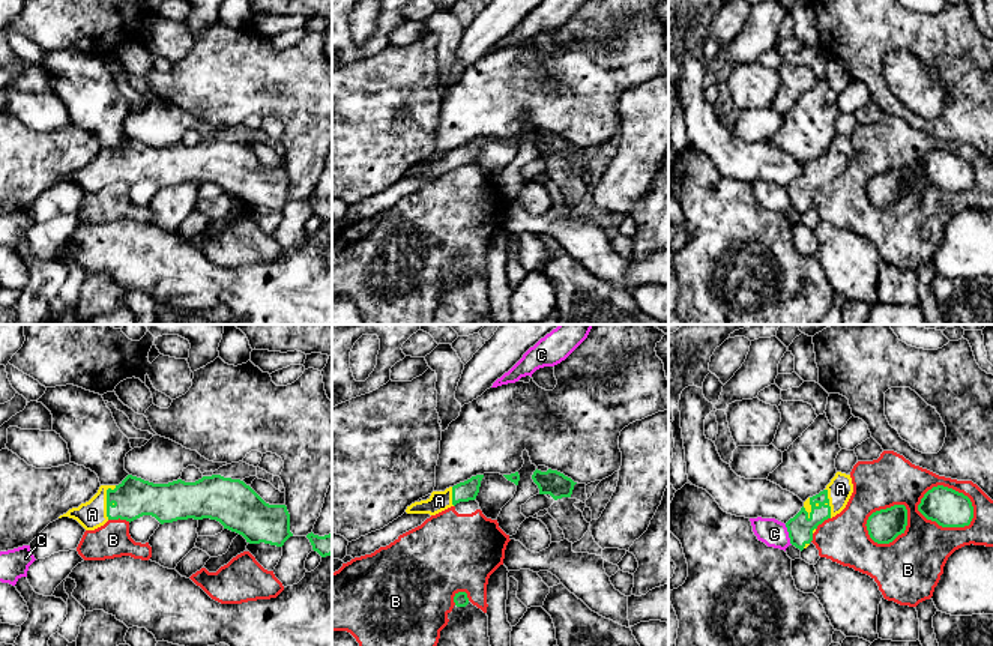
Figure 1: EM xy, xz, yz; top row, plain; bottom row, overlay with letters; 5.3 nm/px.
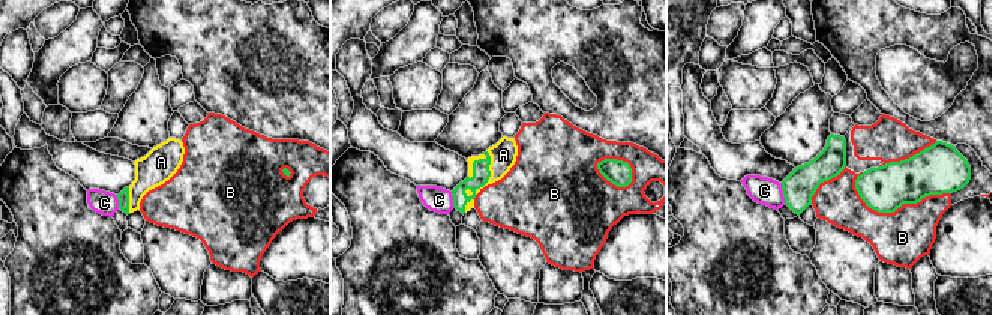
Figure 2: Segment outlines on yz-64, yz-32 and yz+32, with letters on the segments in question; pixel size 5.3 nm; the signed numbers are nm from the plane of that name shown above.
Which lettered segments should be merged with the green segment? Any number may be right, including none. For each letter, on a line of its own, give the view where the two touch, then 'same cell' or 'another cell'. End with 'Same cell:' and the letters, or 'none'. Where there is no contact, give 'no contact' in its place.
A: xy | same cell
B: yz | another cell
C: yz | another cell
Same cell: A

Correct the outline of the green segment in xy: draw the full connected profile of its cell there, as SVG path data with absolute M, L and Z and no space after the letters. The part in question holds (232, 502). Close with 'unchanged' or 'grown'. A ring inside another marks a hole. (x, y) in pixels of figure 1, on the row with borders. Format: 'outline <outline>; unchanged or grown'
outline M128 475L119 485L101 485L89 502L59 518L69 517L86 530L95 530L108 520L131 523L143 515L152 515L161 524L188 518L216 520L249 544L282 547L293 536L285 505L269 505L243 481L221 475L168 484Z; grown

